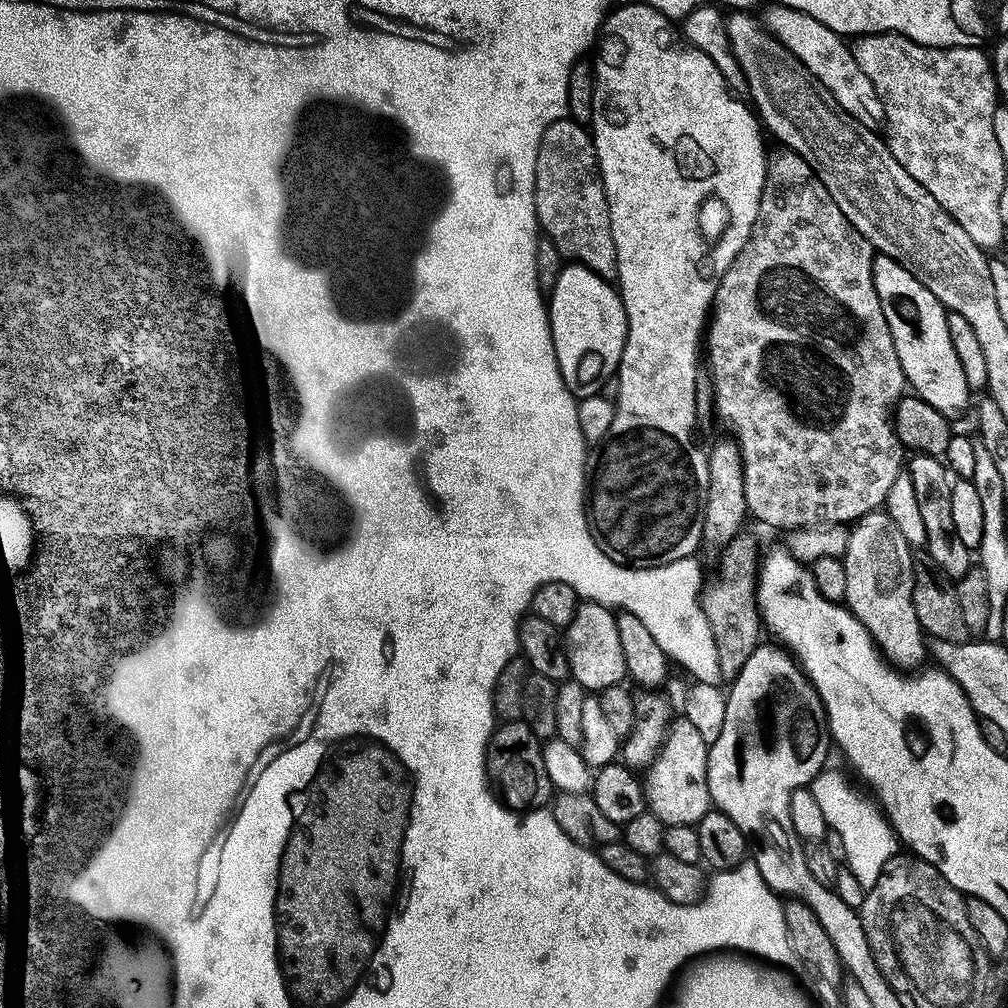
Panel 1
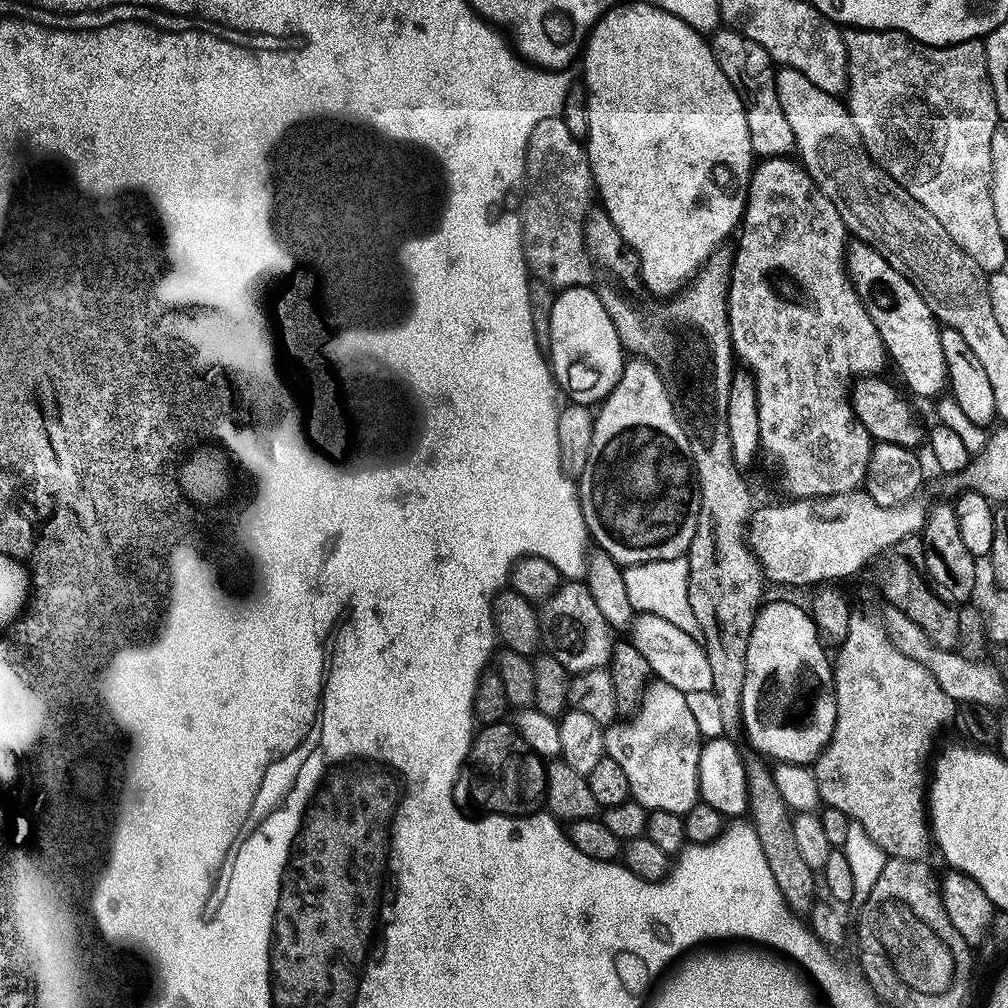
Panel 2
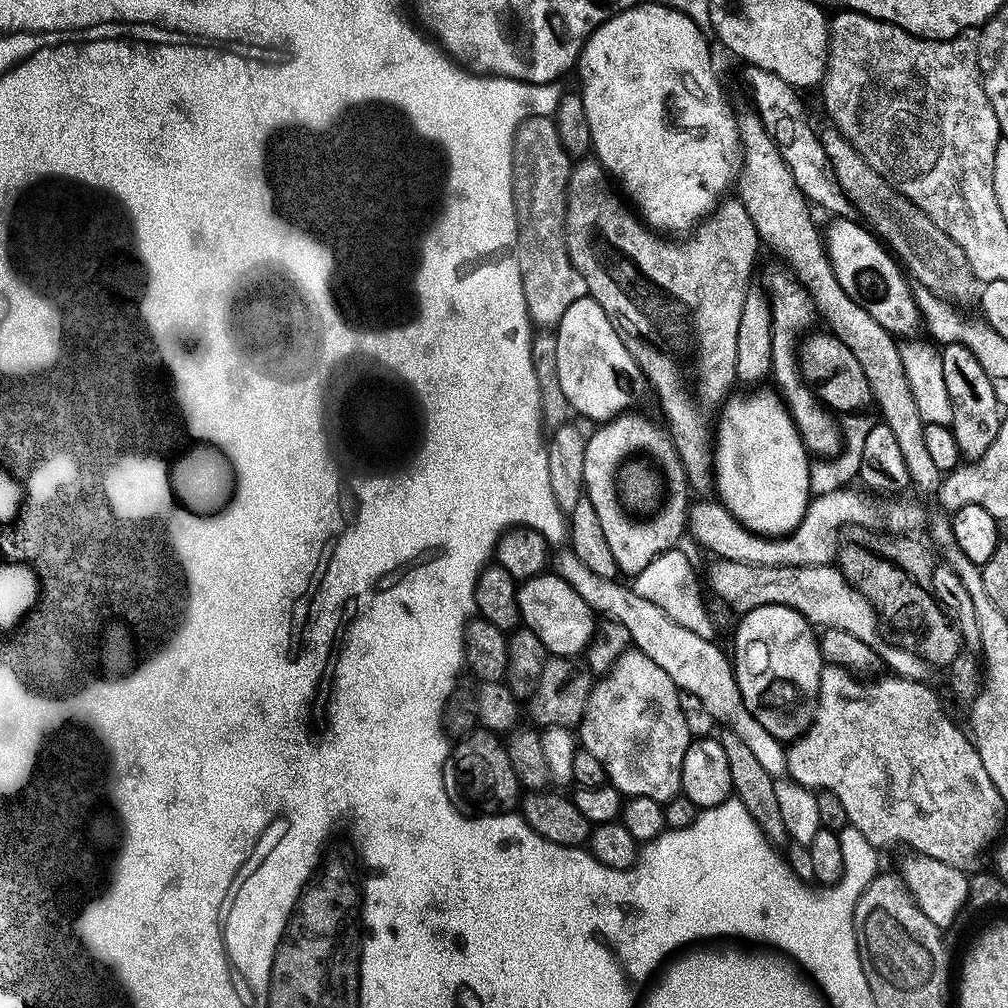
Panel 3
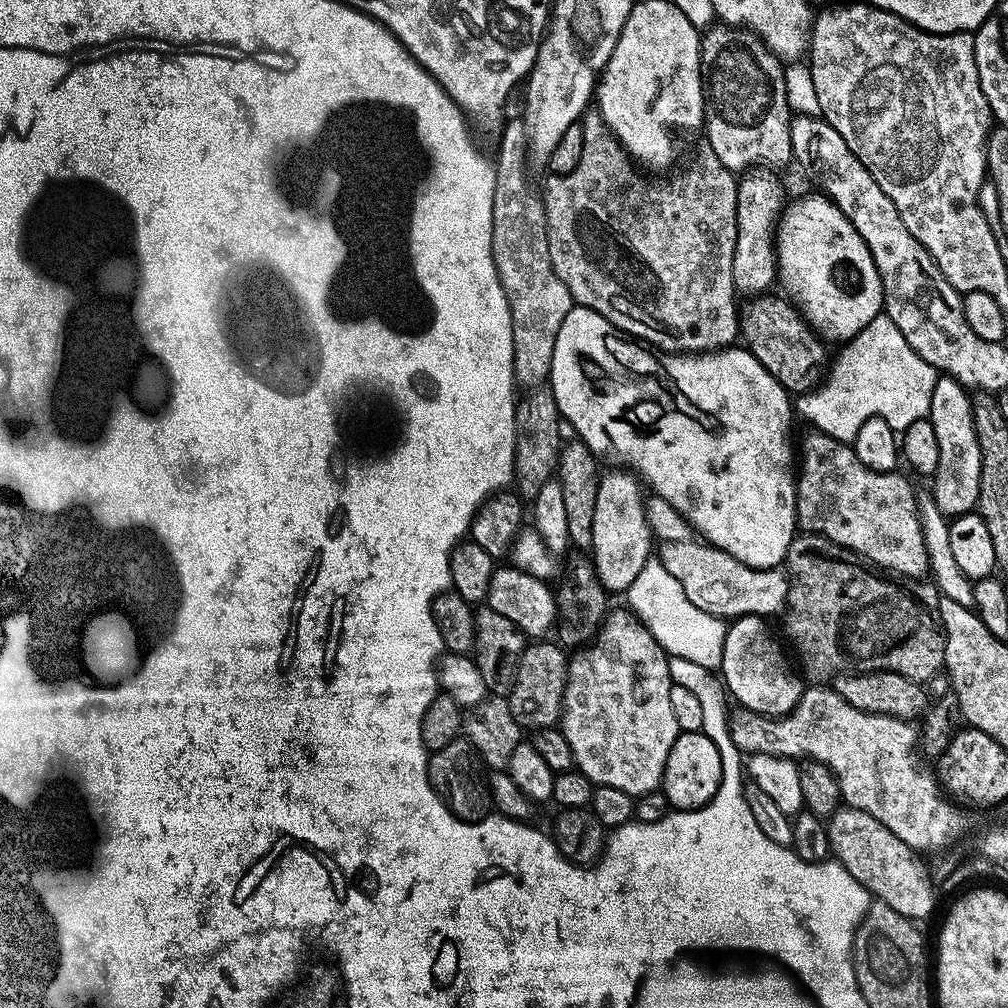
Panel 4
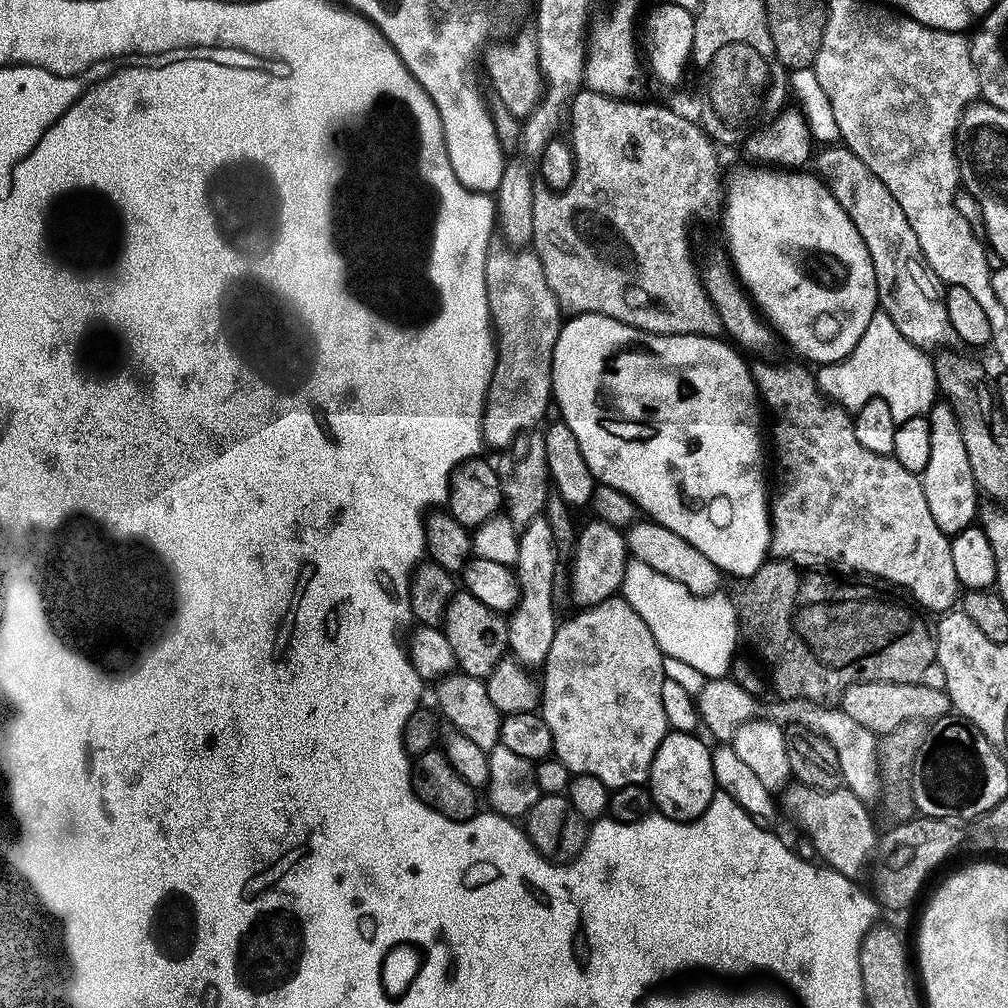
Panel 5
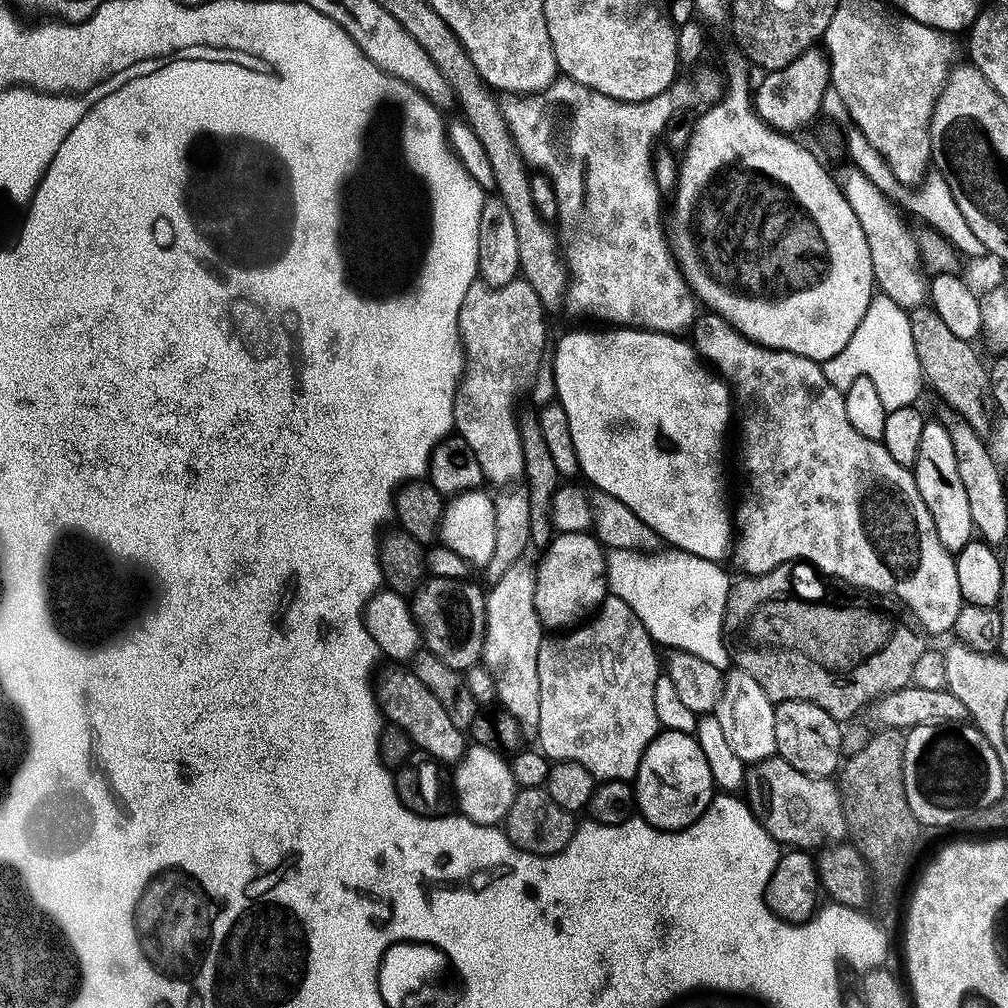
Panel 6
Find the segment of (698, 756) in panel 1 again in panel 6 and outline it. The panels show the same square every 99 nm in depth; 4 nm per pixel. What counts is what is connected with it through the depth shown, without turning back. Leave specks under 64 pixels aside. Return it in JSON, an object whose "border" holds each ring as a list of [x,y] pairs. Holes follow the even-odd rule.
{"border":[[[609,594],[587,623],[567,634],[553,636],[556,636],[553,640],[541,639],[538,646],[540,697],[534,736],[540,739],[539,751],[552,762],[569,760],[586,766],[597,781],[635,781],[646,746],[650,746],[656,733],[661,731],[658,713],[654,711],[654,682],[658,682],[662,674],[662,660],[656,657],[658,648],[651,634],[620,596]]]}

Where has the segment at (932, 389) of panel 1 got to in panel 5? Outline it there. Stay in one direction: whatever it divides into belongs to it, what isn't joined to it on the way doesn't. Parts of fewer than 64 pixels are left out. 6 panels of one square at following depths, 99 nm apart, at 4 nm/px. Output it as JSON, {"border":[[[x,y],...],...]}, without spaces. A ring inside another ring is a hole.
{"border":[[[768,166],[752,167],[756,168],[750,169],[749,172],[736,172],[729,180],[727,177],[726,191],[722,196],[722,213],[724,212],[724,240],[722,240],[722,244],[728,251],[736,279],[751,297],[755,307],[762,313],[764,320],[774,329],[775,335],[779,339],[781,336],[798,355],[813,360],[813,365],[816,366],[836,364],[839,360],[845,360],[854,350],[854,346],[858,346],[860,335],[864,333],[866,326],[872,321],[872,315],[878,310],[874,266],[870,262],[866,242],[862,242],[854,222],[844,213],[842,206],[838,206],[828,185],[820,179],[819,175],[807,176],[807,171],[804,170],[773,170]]]}

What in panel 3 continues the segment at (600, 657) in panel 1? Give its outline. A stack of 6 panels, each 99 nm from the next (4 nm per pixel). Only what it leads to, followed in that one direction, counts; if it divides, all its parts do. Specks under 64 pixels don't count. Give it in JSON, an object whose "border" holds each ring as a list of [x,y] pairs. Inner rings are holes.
{"border":[[[545,570],[539,576],[523,581],[516,590],[516,605],[520,611],[520,624],[538,634],[538,642],[542,642],[552,656],[579,657],[595,634],[598,620],[592,607],[555,571]]]}

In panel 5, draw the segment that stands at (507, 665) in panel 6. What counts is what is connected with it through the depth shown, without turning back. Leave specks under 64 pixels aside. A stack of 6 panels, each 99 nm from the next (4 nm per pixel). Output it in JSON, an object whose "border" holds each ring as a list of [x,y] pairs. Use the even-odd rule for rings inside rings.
{"border":[[[544,514],[535,516],[524,529],[519,533],[520,546],[518,548],[518,558],[514,565],[516,580],[520,583],[520,601],[512,609],[507,617],[508,625],[508,646],[511,655],[525,666],[543,665],[546,654],[550,650],[550,642],[554,642],[554,630],[558,623],[557,609],[551,602],[551,582],[554,575],[555,550],[552,545],[550,523]]]}

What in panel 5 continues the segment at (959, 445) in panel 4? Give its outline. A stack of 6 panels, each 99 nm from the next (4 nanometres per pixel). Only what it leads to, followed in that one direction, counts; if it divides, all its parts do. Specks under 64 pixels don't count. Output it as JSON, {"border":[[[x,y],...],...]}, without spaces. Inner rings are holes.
{"border":[[[937,402],[927,413],[930,422],[930,462],[926,462],[920,476],[920,484],[924,487],[926,506],[930,506],[930,514],[934,522],[938,522],[938,530],[951,538],[962,530],[973,527],[978,516],[978,489],[976,479],[970,470],[970,458],[966,454],[966,442],[962,442],[960,427],[952,408],[946,402]]]}

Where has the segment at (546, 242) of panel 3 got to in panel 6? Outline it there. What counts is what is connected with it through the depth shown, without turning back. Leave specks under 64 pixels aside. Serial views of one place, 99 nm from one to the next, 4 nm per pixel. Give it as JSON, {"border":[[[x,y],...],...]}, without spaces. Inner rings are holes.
{"border":[[[523,278],[512,280],[501,288],[491,288],[489,284],[477,282],[470,286],[470,290],[466,290],[466,298],[462,298],[458,327],[460,342],[464,345],[464,374],[456,388],[454,428],[466,446],[474,450],[478,466],[482,466],[482,474],[489,485],[512,486],[524,475],[523,452],[518,447],[513,414],[511,416],[500,408],[487,408],[484,404],[508,404],[519,392],[524,394],[529,391],[537,369],[542,364],[540,355],[544,352],[544,316],[546,310],[540,304],[538,294],[534,294],[534,286],[527,284]]]}

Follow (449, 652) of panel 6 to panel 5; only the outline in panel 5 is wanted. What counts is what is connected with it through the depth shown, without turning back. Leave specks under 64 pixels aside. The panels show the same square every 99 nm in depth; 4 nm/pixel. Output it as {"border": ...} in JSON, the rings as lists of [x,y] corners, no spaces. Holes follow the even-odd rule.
{"border":[[[456,590],[444,611],[442,631],[446,642],[450,642],[450,650],[454,650],[456,668],[468,676],[487,678],[494,666],[505,659],[509,651],[508,625],[501,613],[490,610],[490,606],[482,606],[474,594]]]}

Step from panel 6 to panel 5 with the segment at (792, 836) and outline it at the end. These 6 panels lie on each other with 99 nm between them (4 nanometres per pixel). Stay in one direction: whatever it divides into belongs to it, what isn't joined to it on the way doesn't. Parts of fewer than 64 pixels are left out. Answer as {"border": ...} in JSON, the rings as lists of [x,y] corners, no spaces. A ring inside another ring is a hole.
{"border":[[[792,782],[783,789],[782,808],[796,819],[803,835],[816,847],[816,855],[827,867],[844,876],[860,878],[864,867],[873,863],[878,852],[878,831],[872,825],[869,805],[859,800],[847,786],[829,792],[819,792],[799,782]]]}

